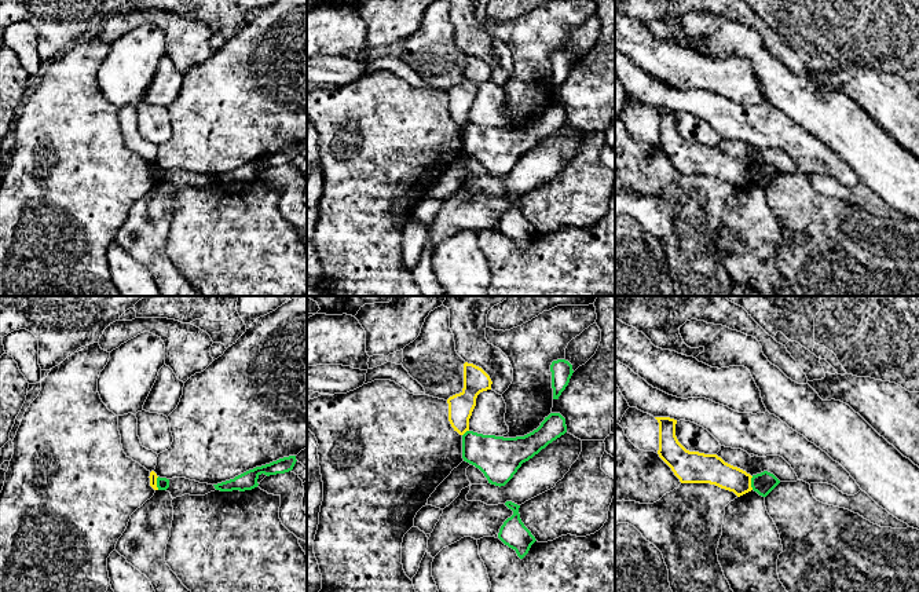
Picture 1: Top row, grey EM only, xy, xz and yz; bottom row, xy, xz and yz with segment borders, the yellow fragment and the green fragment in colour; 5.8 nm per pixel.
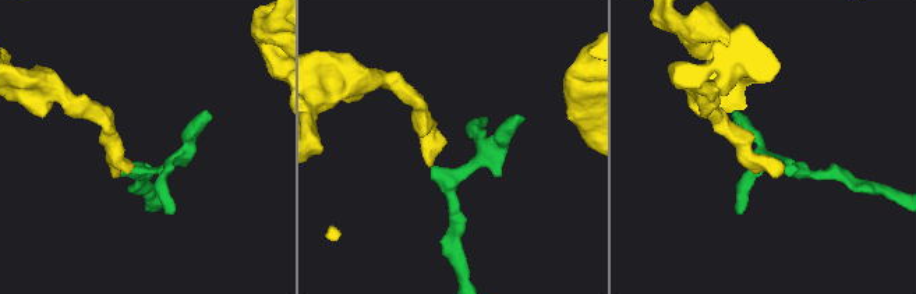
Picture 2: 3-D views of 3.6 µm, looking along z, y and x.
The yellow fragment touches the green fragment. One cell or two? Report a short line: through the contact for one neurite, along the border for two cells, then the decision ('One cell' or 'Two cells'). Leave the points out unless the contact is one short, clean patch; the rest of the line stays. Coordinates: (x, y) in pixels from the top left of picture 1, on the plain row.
Line: xy (158, 168), (157, 181). Two cells

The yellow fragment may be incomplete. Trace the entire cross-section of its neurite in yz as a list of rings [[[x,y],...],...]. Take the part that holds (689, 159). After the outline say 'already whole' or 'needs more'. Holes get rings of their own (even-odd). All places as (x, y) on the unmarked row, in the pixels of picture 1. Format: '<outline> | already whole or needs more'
[[[655,109],[659,114],[659,149],[681,175],[710,175],[733,183],[737,189],[753,182],[751,167],[725,154],[717,146],[686,142],[675,128],[677,112]]] | already whole

